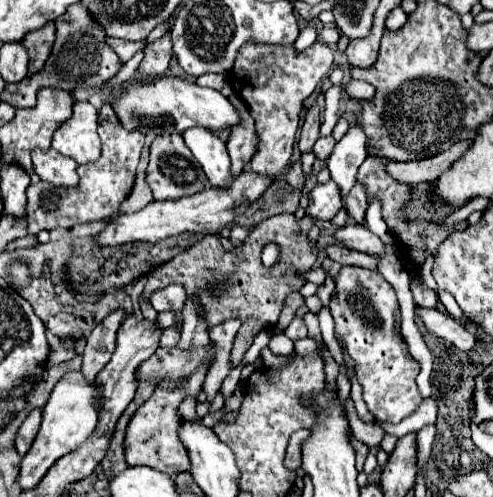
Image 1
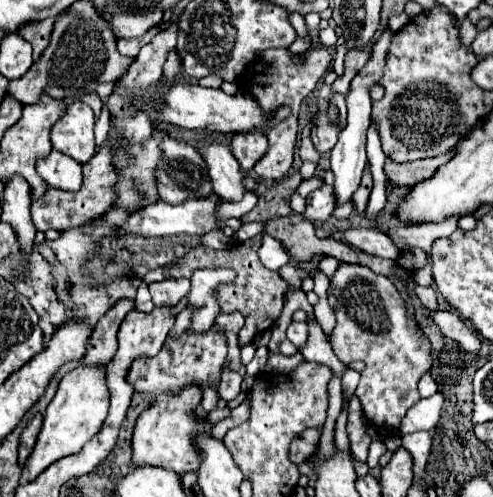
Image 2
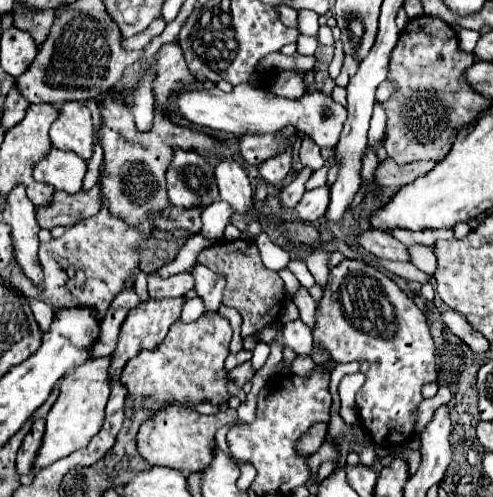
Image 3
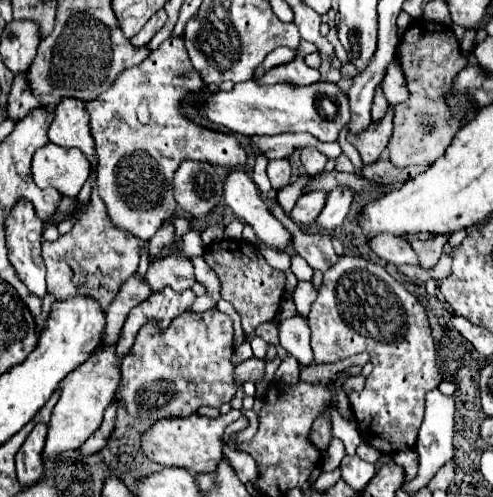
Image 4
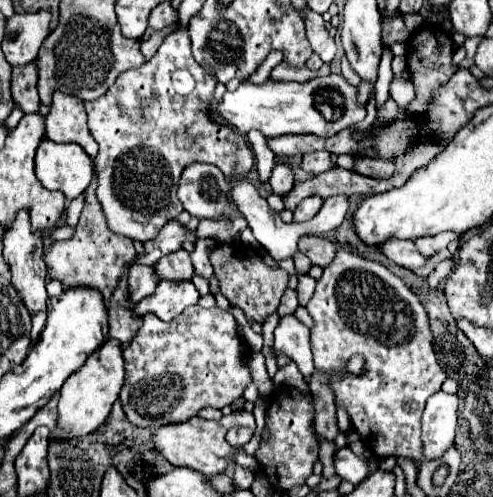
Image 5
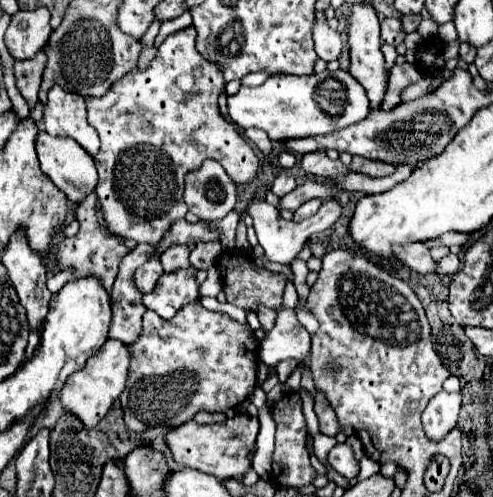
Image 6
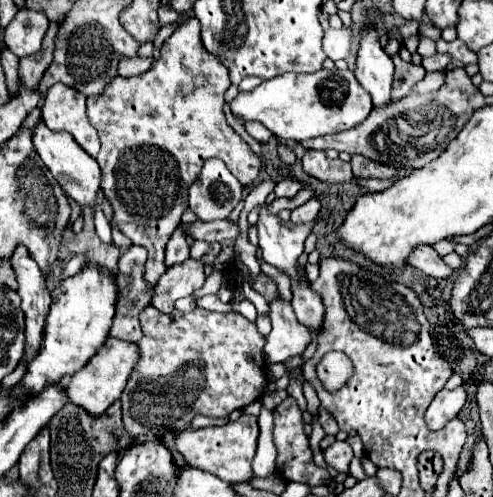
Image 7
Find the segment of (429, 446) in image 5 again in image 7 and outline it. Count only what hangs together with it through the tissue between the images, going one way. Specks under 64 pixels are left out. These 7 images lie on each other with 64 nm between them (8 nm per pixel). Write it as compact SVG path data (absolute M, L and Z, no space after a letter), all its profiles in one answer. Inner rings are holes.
M460 386L460 388L456 388L456 390L446 390L446 388L440 390L440 392L434 396L432 404L428 406L428 410L426 410L426 414L424 414L424 420L426 420L428 428L430 428L432 432L442 430L444 424L448 424L448 420L452 420L452 418L458 416L458 412L462 410L464 402L466 402L464 386Z

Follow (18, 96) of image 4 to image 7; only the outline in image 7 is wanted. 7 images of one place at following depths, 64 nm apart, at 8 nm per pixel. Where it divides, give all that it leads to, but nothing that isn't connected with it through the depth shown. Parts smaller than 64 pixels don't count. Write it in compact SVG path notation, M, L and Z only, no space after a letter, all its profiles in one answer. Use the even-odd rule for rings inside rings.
M50 24L46 36L44 36L44 44L40 48L40 52L20 58L20 68L18 68L18 76L24 88L38 88L44 70L50 66L52 62L52 54L54 54L54 38L56 38L56 30L58 24Z

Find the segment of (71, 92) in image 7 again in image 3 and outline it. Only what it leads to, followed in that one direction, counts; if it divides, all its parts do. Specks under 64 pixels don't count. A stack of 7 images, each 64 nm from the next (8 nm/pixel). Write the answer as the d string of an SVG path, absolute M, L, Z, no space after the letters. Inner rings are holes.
M66 102L50 128L50 140L54 148L70 150L80 158L90 160L94 146L94 126L88 106L84 102Z

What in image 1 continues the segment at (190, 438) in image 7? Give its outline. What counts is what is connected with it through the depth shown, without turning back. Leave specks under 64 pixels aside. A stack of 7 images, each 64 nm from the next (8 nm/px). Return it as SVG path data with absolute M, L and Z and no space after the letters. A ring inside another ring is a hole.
M202 364L192 376L184 378L182 382L160 382L152 396L134 412L134 416L128 422L126 436L124 436L124 454L128 466L148 466L158 472L176 476L184 470L188 470L188 452L178 440L178 428L180 428L180 416L176 412L180 400L186 396L198 396L202 388L202 380L208 372L208 364Z

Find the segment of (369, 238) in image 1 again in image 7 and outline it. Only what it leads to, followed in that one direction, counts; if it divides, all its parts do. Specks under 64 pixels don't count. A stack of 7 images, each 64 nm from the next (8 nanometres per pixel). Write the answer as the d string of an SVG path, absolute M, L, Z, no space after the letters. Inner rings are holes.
M420 244L412 250L412 254L408 256L408 264L418 268L420 272L432 276L432 278L448 278L454 270L448 268L442 258L432 250L432 246L428 244Z

